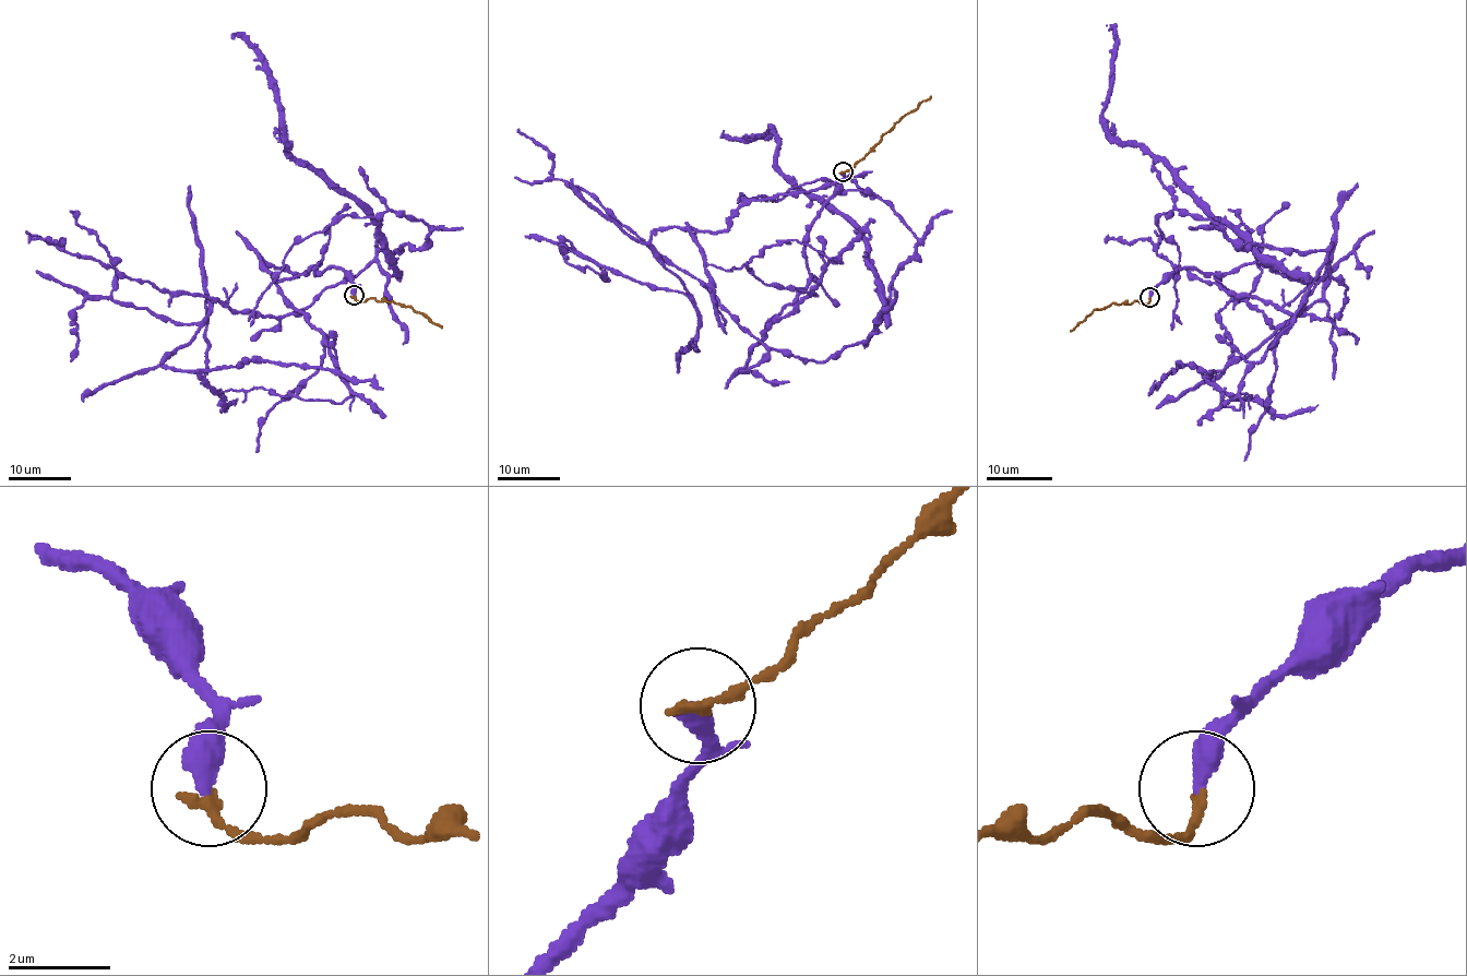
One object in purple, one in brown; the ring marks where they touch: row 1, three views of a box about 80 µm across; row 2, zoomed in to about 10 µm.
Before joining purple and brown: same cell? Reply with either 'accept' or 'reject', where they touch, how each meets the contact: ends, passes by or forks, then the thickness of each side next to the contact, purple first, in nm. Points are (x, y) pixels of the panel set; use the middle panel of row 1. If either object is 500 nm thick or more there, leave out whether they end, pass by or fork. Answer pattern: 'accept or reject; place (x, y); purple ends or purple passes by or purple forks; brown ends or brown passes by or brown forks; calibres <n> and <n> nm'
reject; place (843, 171); purple ends; brown ends; calibres 440 and 220 nm

